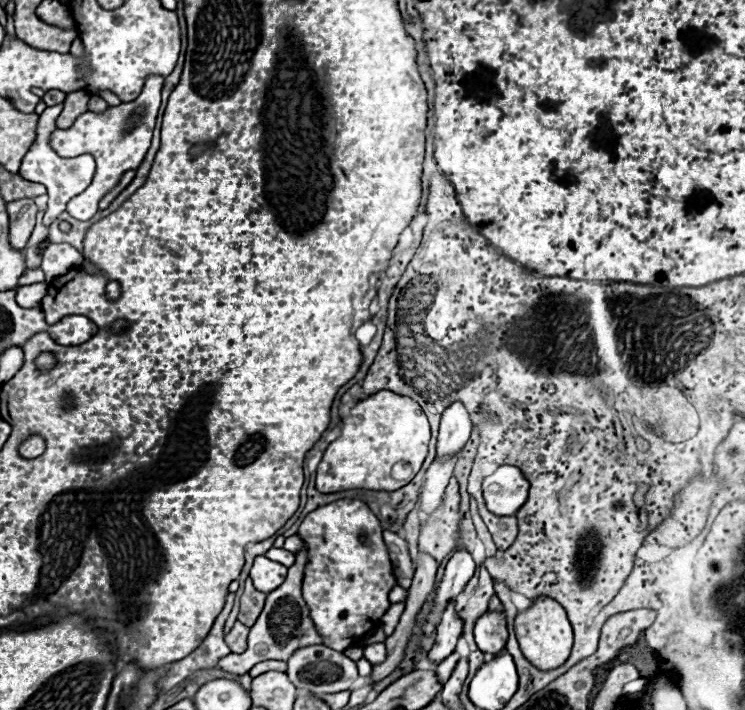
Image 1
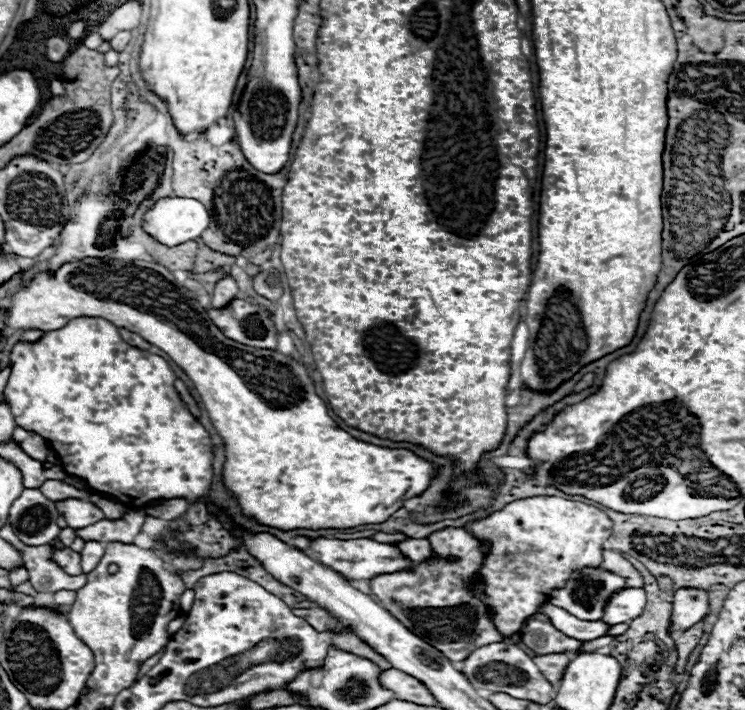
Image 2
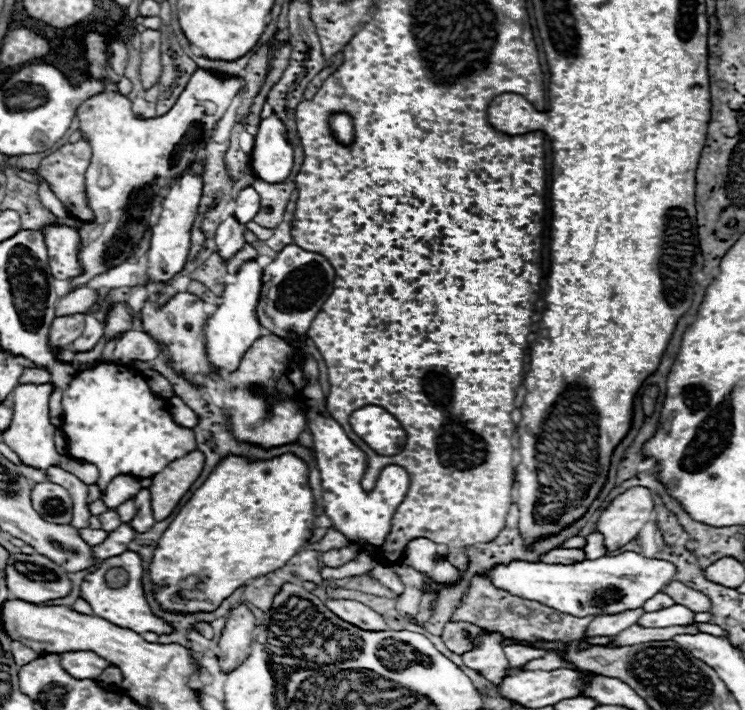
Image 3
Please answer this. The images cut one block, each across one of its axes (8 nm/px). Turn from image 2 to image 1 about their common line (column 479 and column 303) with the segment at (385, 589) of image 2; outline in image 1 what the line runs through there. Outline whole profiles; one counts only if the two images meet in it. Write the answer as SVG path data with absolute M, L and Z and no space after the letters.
M304 546L296 554L296 562L288 568L288 576L286 576L284 584L280 588L276 588L276 592L268 594L266 606L264 606L260 618L254 624L256 630L250 628L248 650L244 654L228 654L226 658L222 658L216 664L216 668L222 668L226 672L234 672L234 674L246 674L258 662L288 660L288 656L292 656L292 652L296 652L296 648L322 644L322 638L312 624L310 610L308 610L308 606L302 598L302 576L304 576L304 564L306 562L308 562L308 552L306 552L306 546Z

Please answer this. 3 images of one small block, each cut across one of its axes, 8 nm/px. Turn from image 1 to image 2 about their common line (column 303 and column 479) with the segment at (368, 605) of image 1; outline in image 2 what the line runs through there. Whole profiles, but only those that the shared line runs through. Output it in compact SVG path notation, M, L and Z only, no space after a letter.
M532 496L510 502L500 512L464 526L478 540L490 540L492 550L484 556L482 582L478 586L480 596L490 604L498 630L506 636L514 636L524 620L536 614L536 608L548 600L550 592L562 588L570 574L584 566L600 566L604 542L612 536L612 520L596 506L574 502L558 496Z

